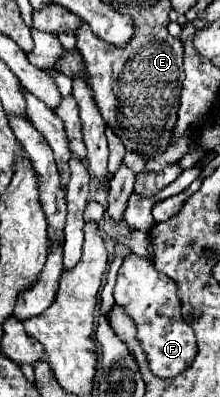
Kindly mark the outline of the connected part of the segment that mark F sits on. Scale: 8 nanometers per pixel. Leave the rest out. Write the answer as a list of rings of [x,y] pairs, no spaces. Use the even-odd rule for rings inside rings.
[[[127,253],[117,275],[117,285],[113,291],[115,303],[125,307],[127,315],[137,325],[137,337],[149,359],[149,367],[159,377],[175,377],[185,371],[197,351],[195,333],[181,317],[181,299],[177,297],[179,285],[167,275],[155,271],[152,261]]]

